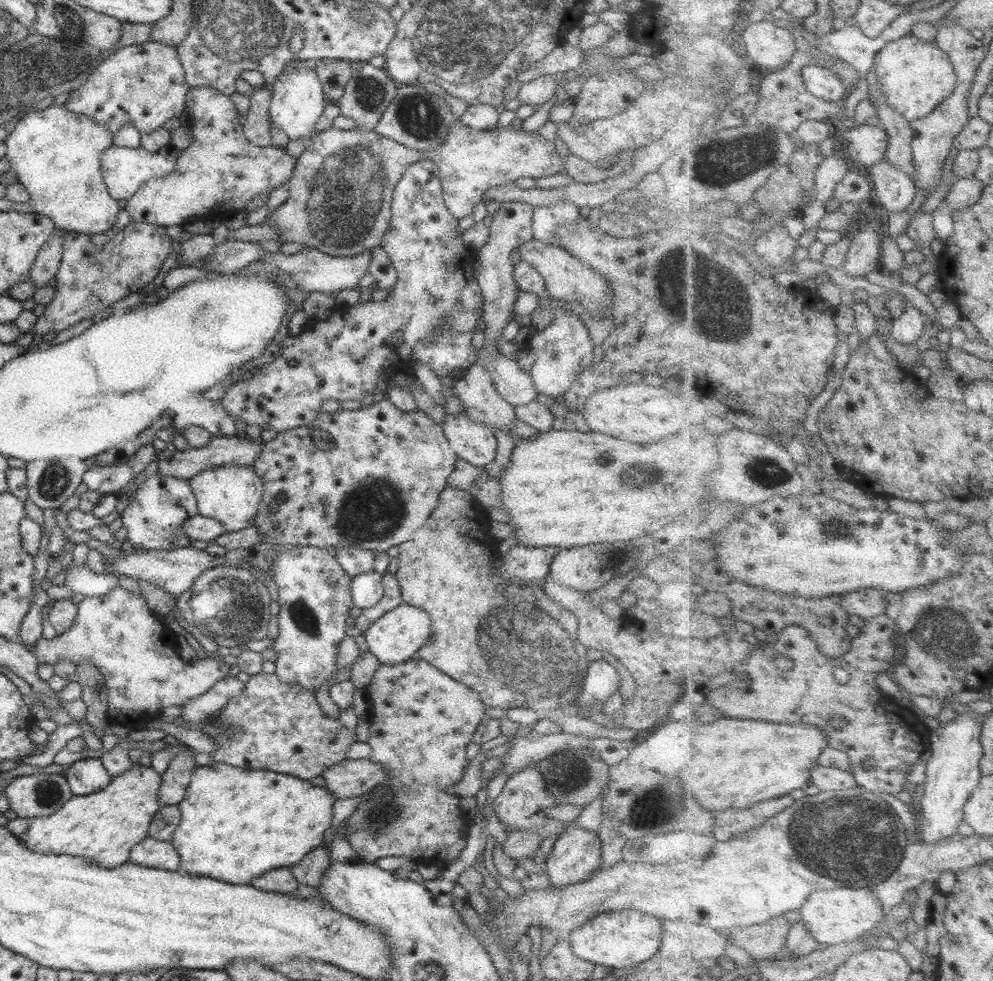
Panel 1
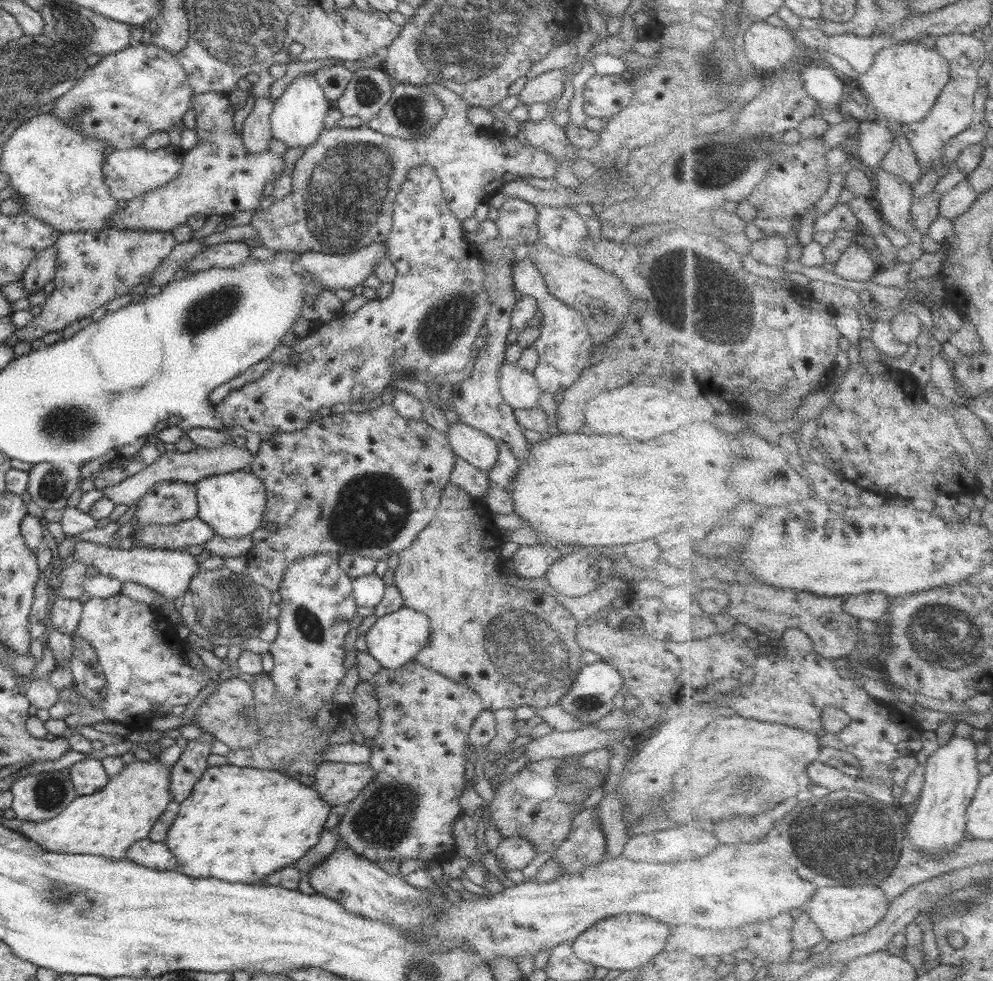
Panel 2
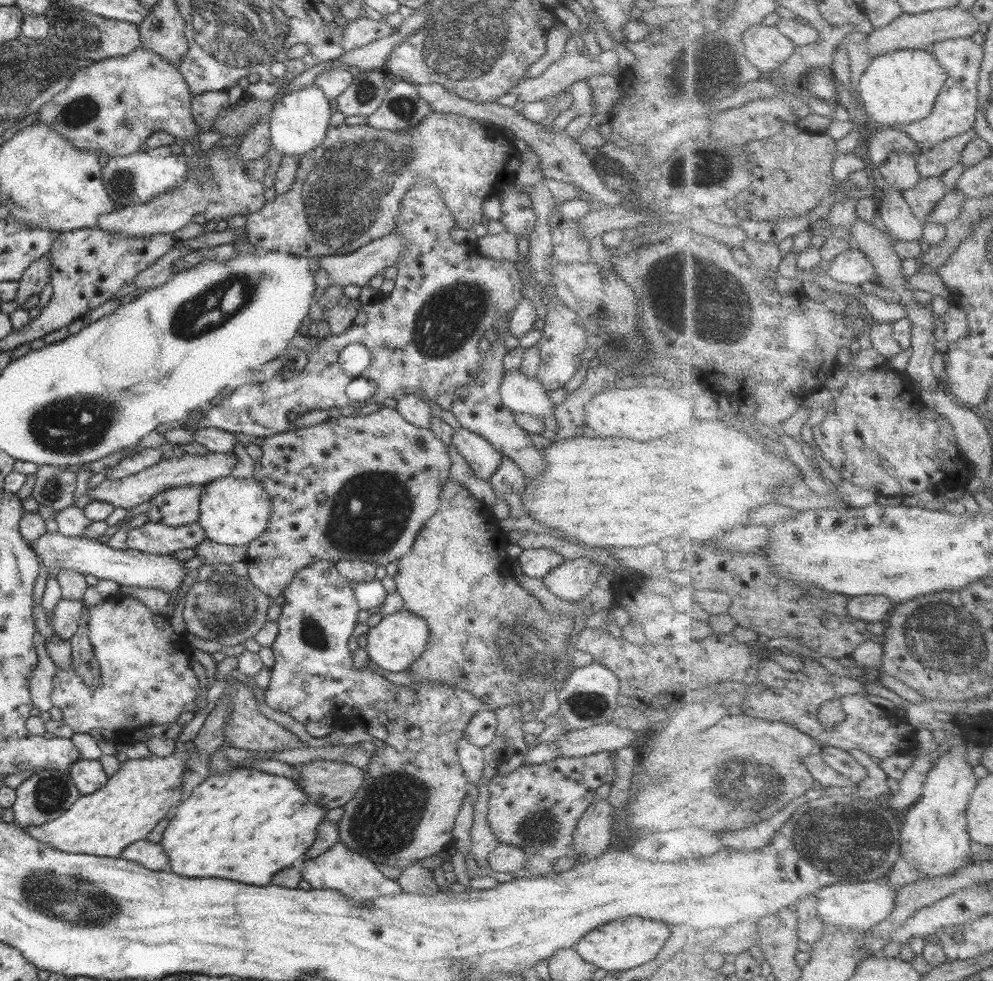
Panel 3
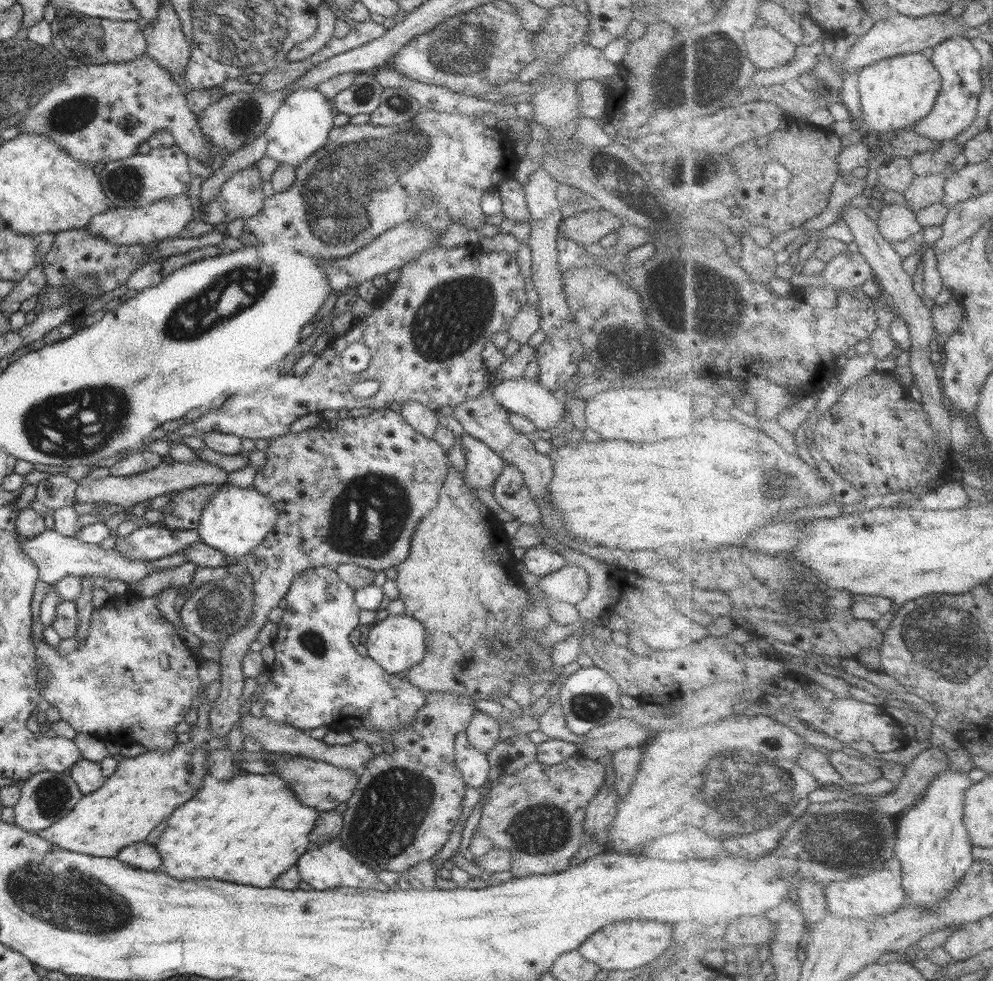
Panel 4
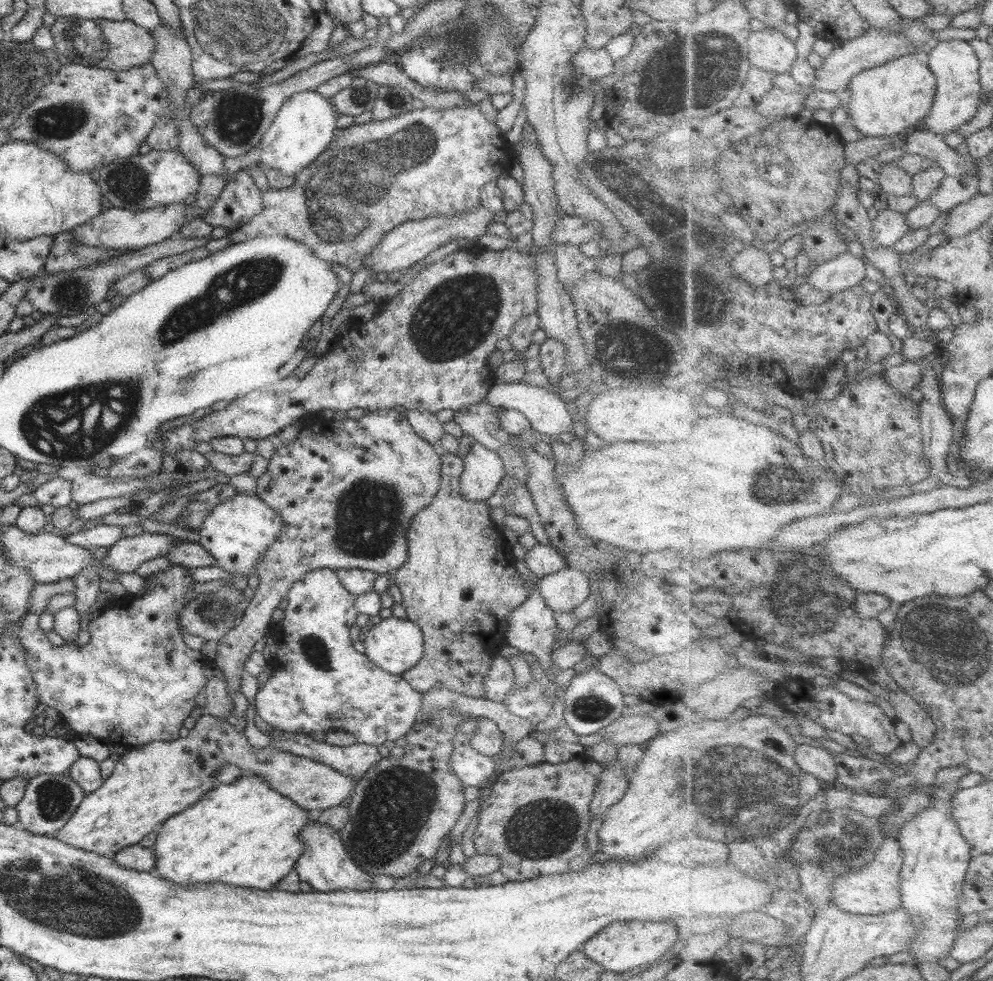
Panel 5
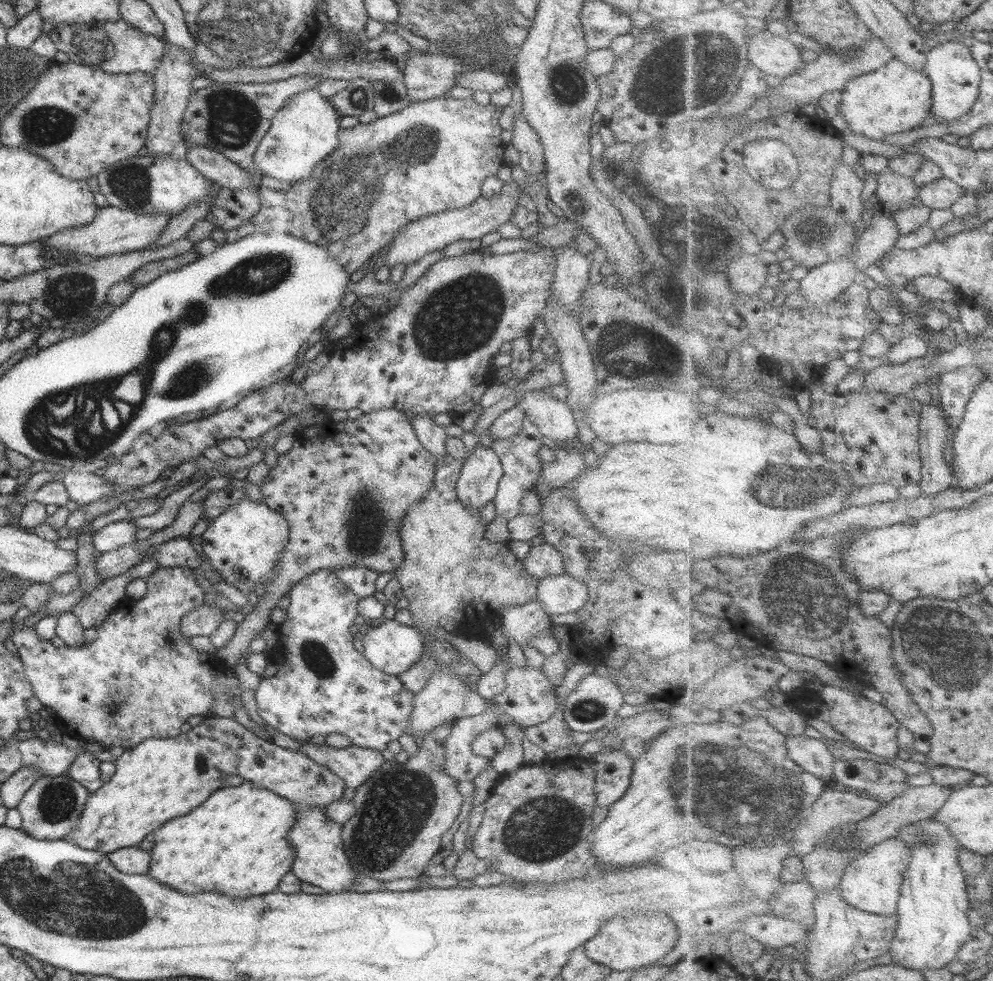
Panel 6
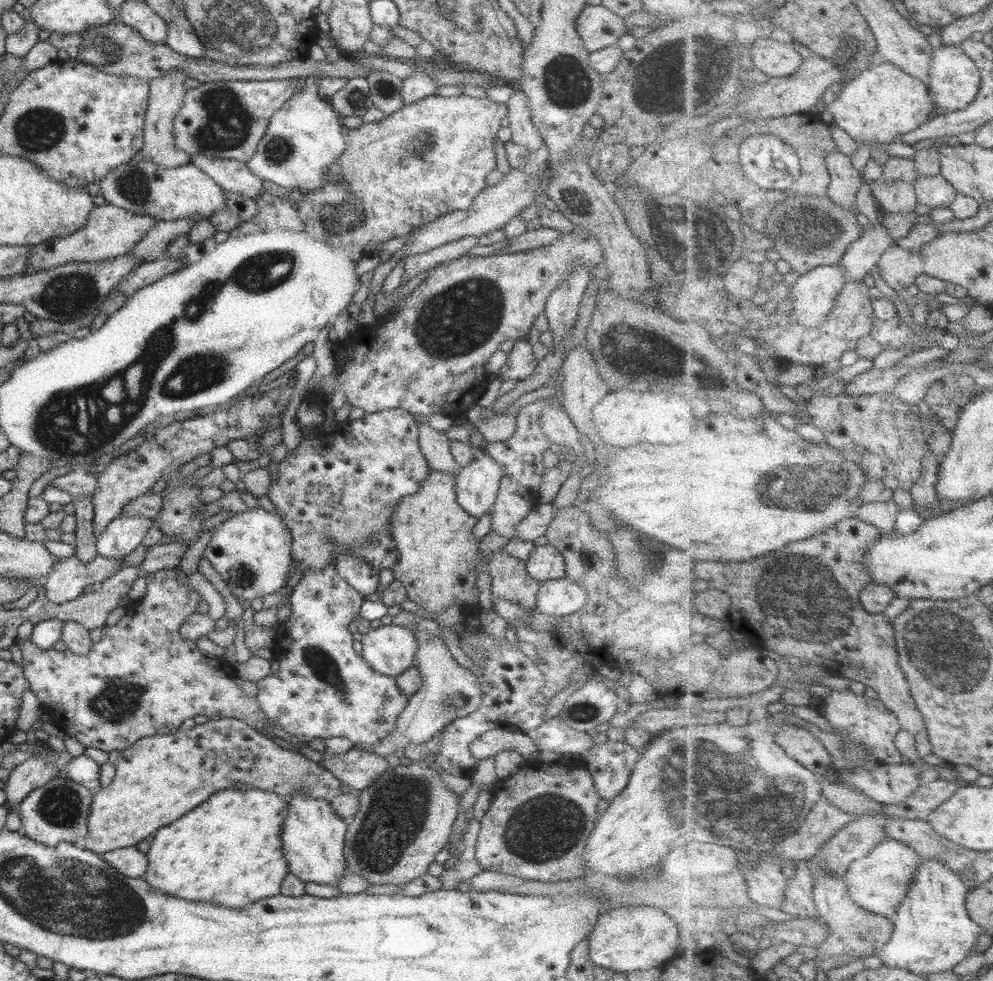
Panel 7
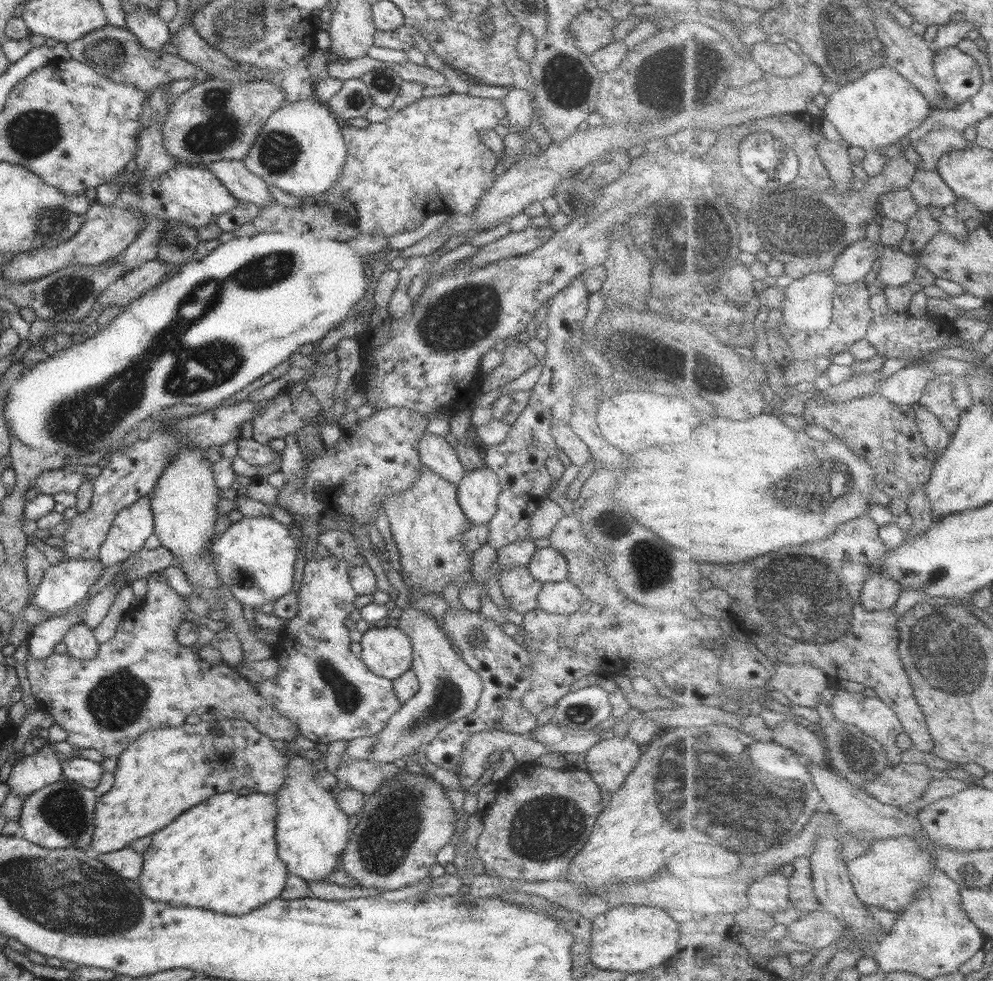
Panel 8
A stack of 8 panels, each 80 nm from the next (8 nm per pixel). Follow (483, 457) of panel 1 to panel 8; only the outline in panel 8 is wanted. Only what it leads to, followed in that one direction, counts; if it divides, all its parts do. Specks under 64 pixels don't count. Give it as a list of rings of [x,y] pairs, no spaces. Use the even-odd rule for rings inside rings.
[[[490,468],[466,471],[456,486],[458,504],[474,525],[488,524],[497,511],[501,486]]]

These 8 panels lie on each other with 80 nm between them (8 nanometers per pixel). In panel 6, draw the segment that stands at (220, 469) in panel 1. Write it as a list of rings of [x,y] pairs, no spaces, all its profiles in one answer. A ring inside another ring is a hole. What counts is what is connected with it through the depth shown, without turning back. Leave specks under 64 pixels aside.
[[[246,497],[212,518],[201,535],[201,545],[206,559],[223,580],[248,595],[254,591],[256,584],[263,584],[265,588],[288,540],[288,533],[288,523],[279,512],[274,512],[263,502]]]

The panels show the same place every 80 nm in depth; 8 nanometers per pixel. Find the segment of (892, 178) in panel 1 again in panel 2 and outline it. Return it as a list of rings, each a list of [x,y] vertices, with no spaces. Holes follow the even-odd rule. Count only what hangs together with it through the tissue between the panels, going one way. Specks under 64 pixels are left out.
[[[878,169],[874,179],[878,181],[878,201],[887,222],[904,233],[912,243],[922,246],[924,233],[914,225],[914,190],[898,174]]]

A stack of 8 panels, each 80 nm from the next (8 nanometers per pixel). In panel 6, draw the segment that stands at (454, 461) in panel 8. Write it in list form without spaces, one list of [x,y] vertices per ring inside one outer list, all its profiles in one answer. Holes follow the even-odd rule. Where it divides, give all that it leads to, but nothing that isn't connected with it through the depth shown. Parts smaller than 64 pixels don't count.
[[[411,415],[411,423],[418,440],[437,458],[437,462],[440,462],[446,454],[445,442],[448,435],[445,428],[429,416]]]

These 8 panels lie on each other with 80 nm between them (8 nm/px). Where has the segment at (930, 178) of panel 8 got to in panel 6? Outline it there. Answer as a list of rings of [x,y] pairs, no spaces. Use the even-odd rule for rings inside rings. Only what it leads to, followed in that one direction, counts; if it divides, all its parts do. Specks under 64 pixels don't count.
[[[947,177],[920,188],[922,204],[939,210],[951,209],[966,194],[966,188],[962,188],[960,184],[956,184],[954,180]]]

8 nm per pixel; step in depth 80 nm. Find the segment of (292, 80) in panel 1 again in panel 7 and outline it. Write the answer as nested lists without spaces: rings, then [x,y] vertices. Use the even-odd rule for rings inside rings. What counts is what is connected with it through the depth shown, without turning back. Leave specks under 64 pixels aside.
[[[323,73],[308,76],[305,87],[294,93],[272,116],[254,156],[247,162],[250,172],[262,181],[268,180],[289,190],[322,188],[330,165],[336,163],[344,152],[341,116],[327,99],[319,95],[318,80],[322,76]]]

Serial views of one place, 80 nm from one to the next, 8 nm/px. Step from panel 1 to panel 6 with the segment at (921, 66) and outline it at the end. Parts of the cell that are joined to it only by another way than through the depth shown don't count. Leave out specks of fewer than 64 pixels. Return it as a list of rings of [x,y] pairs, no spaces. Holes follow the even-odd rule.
[[[896,57],[878,70],[850,79],[842,95],[840,112],[850,130],[882,141],[885,136],[928,124],[934,116],[934,105],[935,84],[928,71],[912,68]]]

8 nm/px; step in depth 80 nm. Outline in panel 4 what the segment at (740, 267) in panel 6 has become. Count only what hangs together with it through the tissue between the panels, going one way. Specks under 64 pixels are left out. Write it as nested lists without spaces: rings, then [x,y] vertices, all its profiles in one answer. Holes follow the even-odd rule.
[[[749,235],[742,236],[743,252],[738,264],[743,266],[755,279],[769,283],[776,275],[776,252],[770,248],[762,248]]]

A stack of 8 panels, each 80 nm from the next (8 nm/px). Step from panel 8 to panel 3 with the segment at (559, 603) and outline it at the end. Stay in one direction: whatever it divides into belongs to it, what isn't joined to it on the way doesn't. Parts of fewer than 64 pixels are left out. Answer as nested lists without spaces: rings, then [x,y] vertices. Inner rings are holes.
[[[581,554],[578,558],[566,560],[560,563],[560,566],[552,568],[548,574],[543,578],[543,583],[546,588],[558,598],[566,601],[580,600],[582,596],[586,596],[595,585],[600,569],[592,560],[592,555]]]

